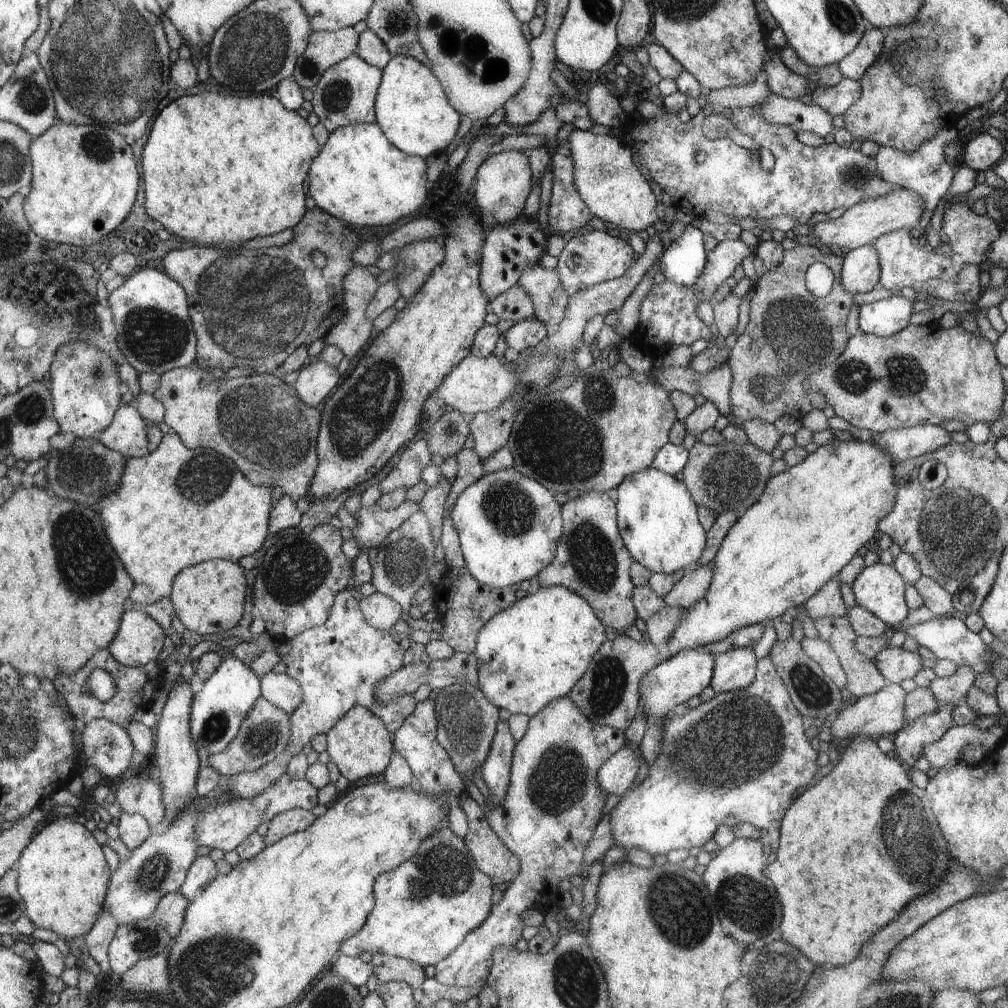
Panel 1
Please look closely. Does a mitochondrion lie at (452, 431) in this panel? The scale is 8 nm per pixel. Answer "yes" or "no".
yes

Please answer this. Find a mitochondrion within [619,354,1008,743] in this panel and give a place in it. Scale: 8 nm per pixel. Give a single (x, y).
(957, 530)

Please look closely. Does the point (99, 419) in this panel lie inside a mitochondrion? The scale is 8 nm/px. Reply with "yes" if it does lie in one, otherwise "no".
no

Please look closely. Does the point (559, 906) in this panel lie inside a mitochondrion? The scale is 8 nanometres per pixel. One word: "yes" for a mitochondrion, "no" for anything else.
no

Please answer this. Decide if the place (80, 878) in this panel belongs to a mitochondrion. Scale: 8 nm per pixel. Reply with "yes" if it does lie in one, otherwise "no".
no

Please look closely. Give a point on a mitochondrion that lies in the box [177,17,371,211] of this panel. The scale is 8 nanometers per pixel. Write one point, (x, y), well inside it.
(338, 94)

